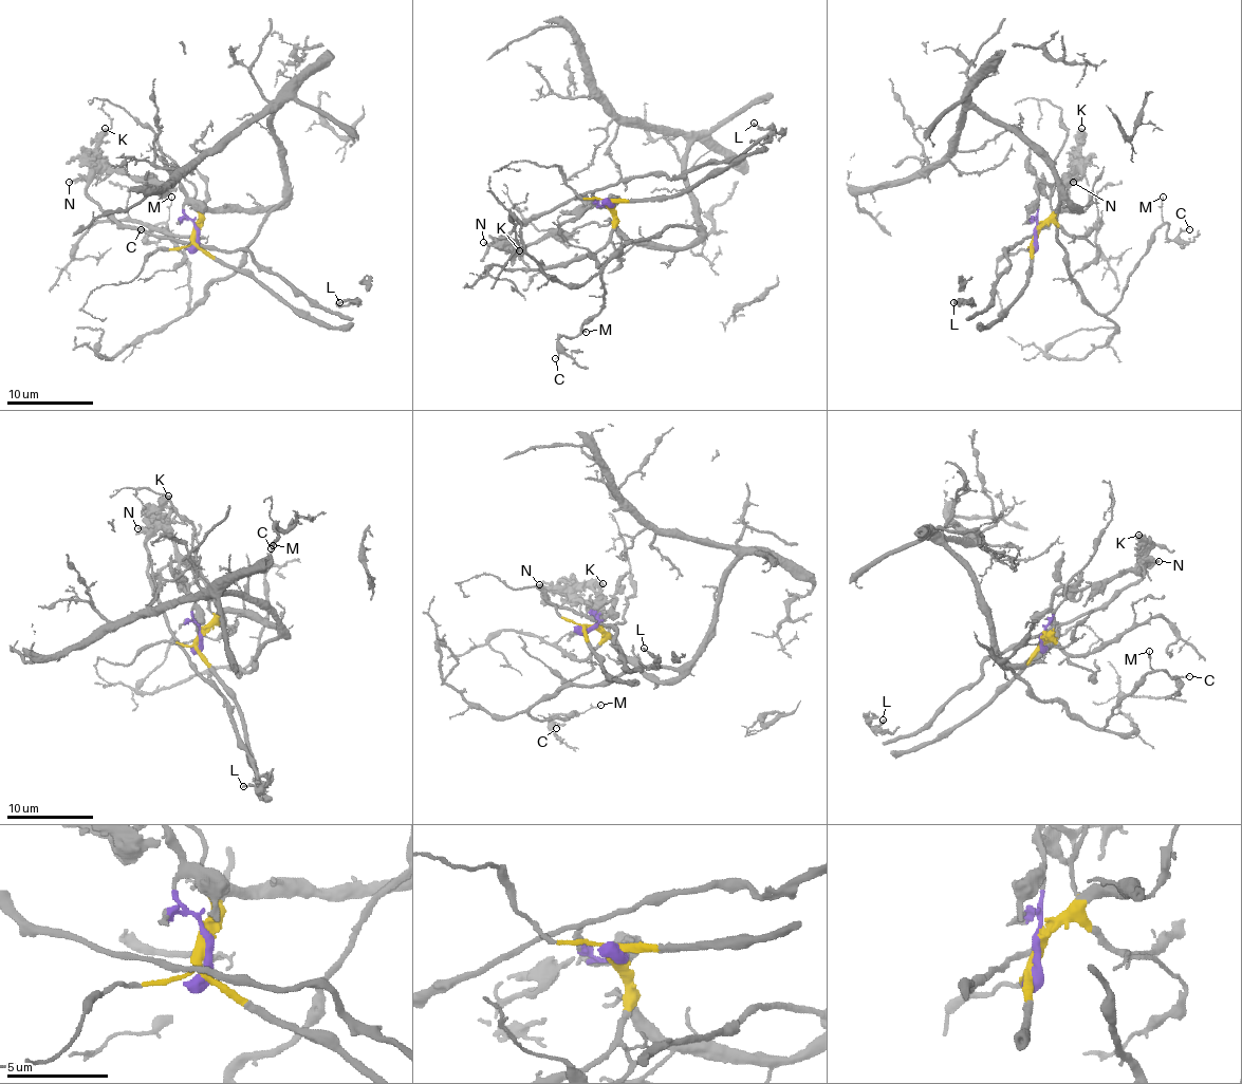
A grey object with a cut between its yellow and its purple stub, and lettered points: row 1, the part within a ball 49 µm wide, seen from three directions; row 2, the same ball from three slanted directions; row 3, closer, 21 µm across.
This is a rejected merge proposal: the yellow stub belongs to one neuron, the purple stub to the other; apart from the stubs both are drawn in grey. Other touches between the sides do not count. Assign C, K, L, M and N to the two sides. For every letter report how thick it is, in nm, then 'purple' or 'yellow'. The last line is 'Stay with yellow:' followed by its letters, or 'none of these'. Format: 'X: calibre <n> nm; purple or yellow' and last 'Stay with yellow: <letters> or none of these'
C: calibre 80 nm; yellow
K: calibre 550 nm; purple
L: calibre 160 nm; purple
M: calibre 100 nm; yellow
N: calibre 200 nm; purple
Stay with yellow: C, M

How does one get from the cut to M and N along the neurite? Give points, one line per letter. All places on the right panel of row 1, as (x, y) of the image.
M: (1034, 236), (1077, 210), (1064, 199), (1057, 242), (1101, 314), (1162, 223), (1162, 197)
N: (1034, 236), (1038, 208), (1036, 188), (1053, 186), (1069, 173), (1077, 171), (1073, 182)

